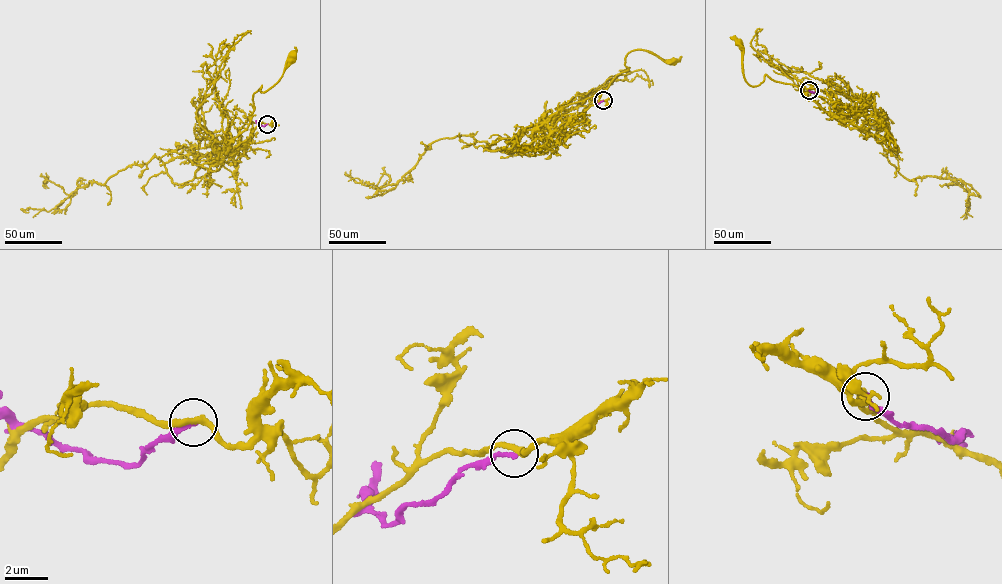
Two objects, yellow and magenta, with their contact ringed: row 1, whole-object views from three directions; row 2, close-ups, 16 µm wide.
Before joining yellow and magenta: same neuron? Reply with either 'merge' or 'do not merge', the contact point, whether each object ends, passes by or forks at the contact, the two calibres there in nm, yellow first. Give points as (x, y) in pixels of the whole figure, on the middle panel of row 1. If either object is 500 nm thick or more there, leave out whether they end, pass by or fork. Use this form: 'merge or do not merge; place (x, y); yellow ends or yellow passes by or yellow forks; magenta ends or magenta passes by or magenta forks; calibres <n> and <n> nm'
do not merge; place (603, 100); yellow passes by; magenta ends; calibres 280 and 200 nm

